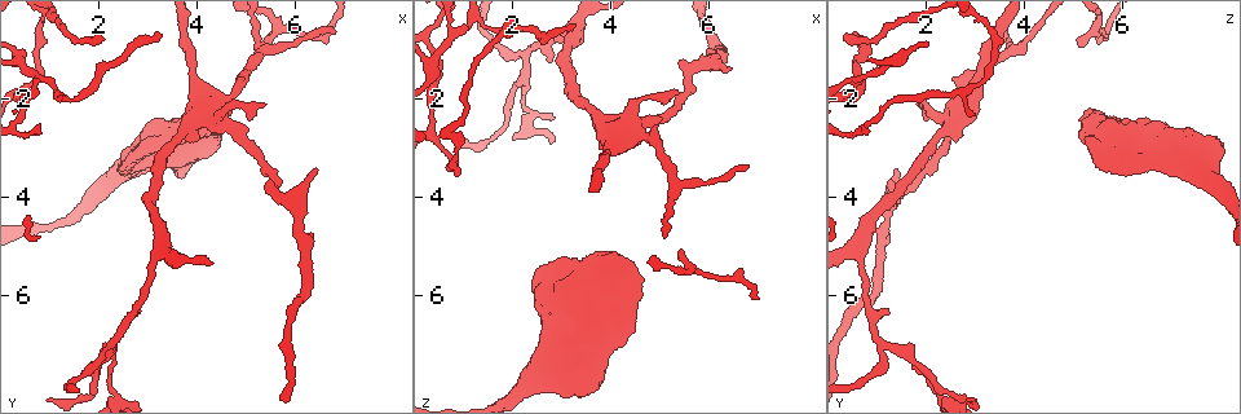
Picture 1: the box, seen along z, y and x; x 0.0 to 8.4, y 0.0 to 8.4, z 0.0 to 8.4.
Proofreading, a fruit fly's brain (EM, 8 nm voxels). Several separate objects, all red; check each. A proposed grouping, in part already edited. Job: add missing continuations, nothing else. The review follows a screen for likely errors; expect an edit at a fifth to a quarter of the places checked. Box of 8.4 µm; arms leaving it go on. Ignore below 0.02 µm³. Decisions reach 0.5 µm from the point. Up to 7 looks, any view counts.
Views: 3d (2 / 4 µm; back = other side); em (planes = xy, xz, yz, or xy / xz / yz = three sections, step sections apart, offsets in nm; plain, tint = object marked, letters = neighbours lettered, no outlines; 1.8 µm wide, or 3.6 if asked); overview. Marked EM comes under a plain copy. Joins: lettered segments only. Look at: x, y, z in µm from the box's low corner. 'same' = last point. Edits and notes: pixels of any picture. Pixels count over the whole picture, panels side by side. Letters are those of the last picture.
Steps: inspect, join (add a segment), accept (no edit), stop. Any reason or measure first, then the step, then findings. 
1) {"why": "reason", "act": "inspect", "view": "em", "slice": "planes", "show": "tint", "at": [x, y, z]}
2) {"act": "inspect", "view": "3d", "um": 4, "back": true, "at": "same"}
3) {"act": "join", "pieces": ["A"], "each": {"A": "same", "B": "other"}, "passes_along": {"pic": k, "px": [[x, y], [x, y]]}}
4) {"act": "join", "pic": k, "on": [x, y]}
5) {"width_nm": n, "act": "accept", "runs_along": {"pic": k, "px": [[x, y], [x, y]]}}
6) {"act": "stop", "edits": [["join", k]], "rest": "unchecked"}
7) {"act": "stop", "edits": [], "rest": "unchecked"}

{"why": "branch stops here", "act": "inspect", "view": "3d", "um": 4, "at": [6.40, 3.40, 1.30]}

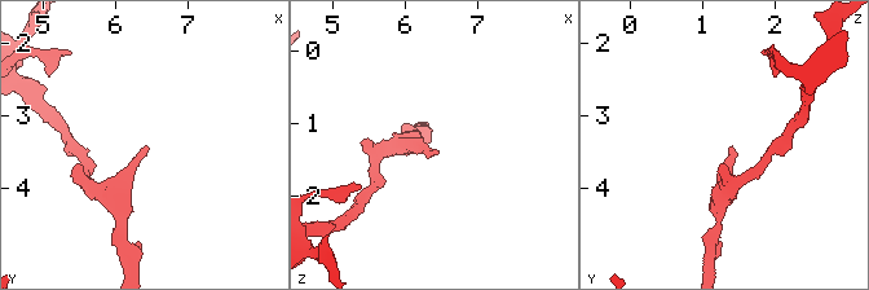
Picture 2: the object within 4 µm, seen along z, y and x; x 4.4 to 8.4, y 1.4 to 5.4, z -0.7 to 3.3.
{"why": "now the EM", "act": "inspect", "view": "em", "slice": "planes", "show": "tint", "at": [6.40, 3.40, 1.40]}

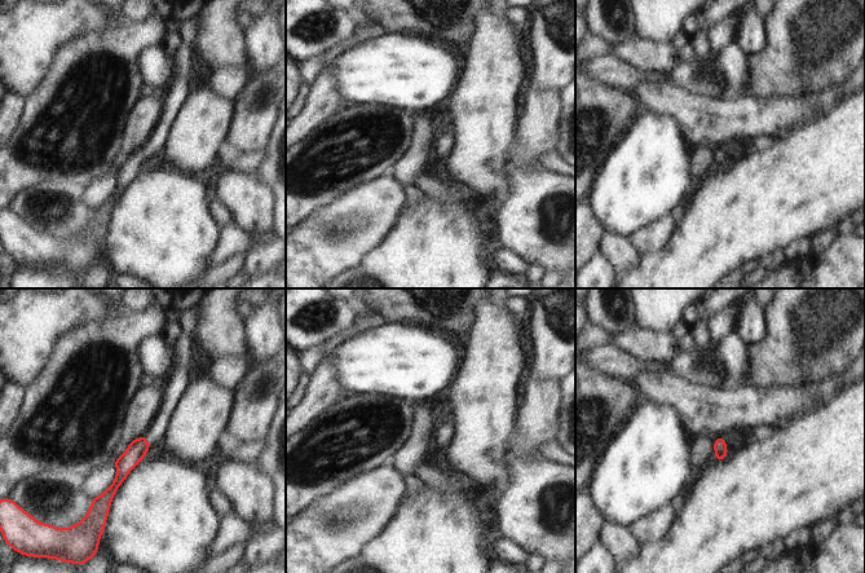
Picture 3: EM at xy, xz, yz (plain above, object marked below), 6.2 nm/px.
{"why": "what lies round it", "act": "inspect", "view": "em", "slice": "planes", "show": "letters", "at": "same"}

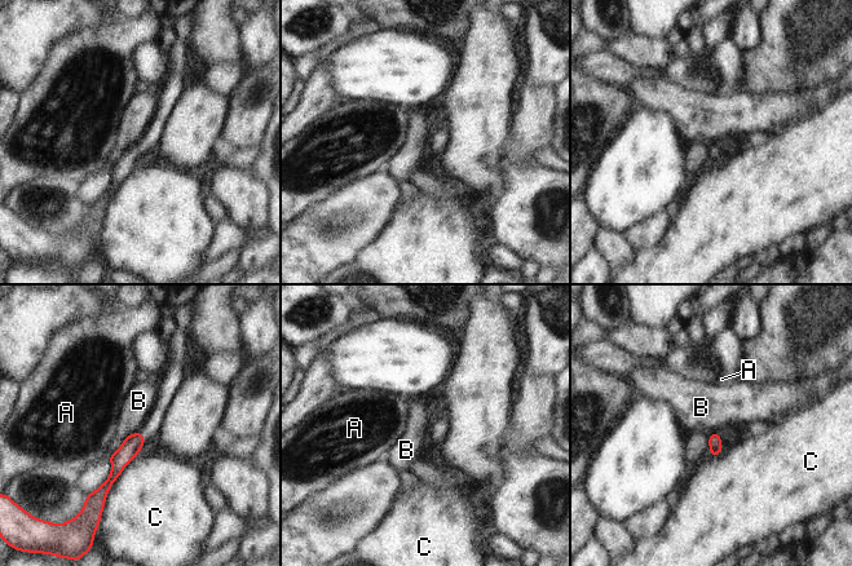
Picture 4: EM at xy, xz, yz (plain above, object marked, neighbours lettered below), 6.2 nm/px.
{"act": "accept", "each": {"A": "other", "B": "other", "C": "other"}, "border": {"pic": 4, "px": [[138, 430], [123, 440]]}, "found": "no lettered segment goes on from it"}

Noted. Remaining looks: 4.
{"act": "inspect", "view": "3d", "um": 4, "at": [6.80, 0.65, 3.35]}

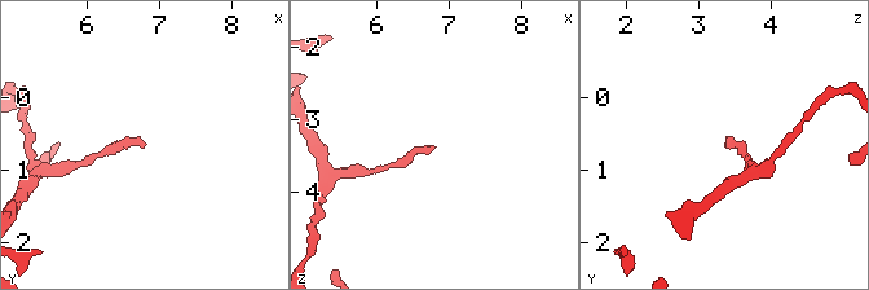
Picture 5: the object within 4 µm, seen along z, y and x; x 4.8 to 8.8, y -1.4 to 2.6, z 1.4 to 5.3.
{"why": "shape alone is not enough", "act": "inspect", "view": "em", "slice": "planes", "show": "letters", "at": [6.80, 0.70, 3.35]}

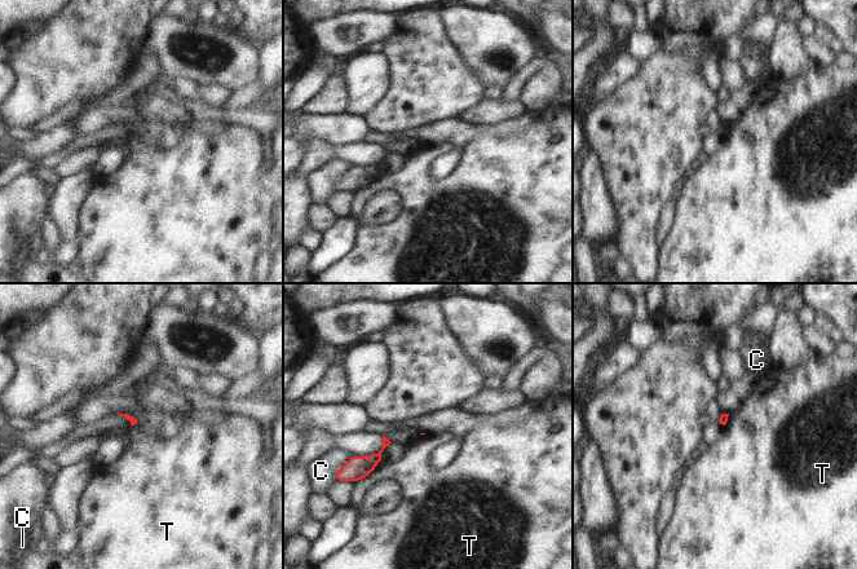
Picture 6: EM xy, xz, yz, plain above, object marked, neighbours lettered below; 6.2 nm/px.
{"act": "accept", "each": {"C": "other", "T": "other"}, "border": {"pic": 6, "px": [[380, 459], [367, 475], [356, 481]]}, "found": "no lettered segment goes on from it"}

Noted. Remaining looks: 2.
{"act": "stop", "edits": [], "rest": "unchecked"}

